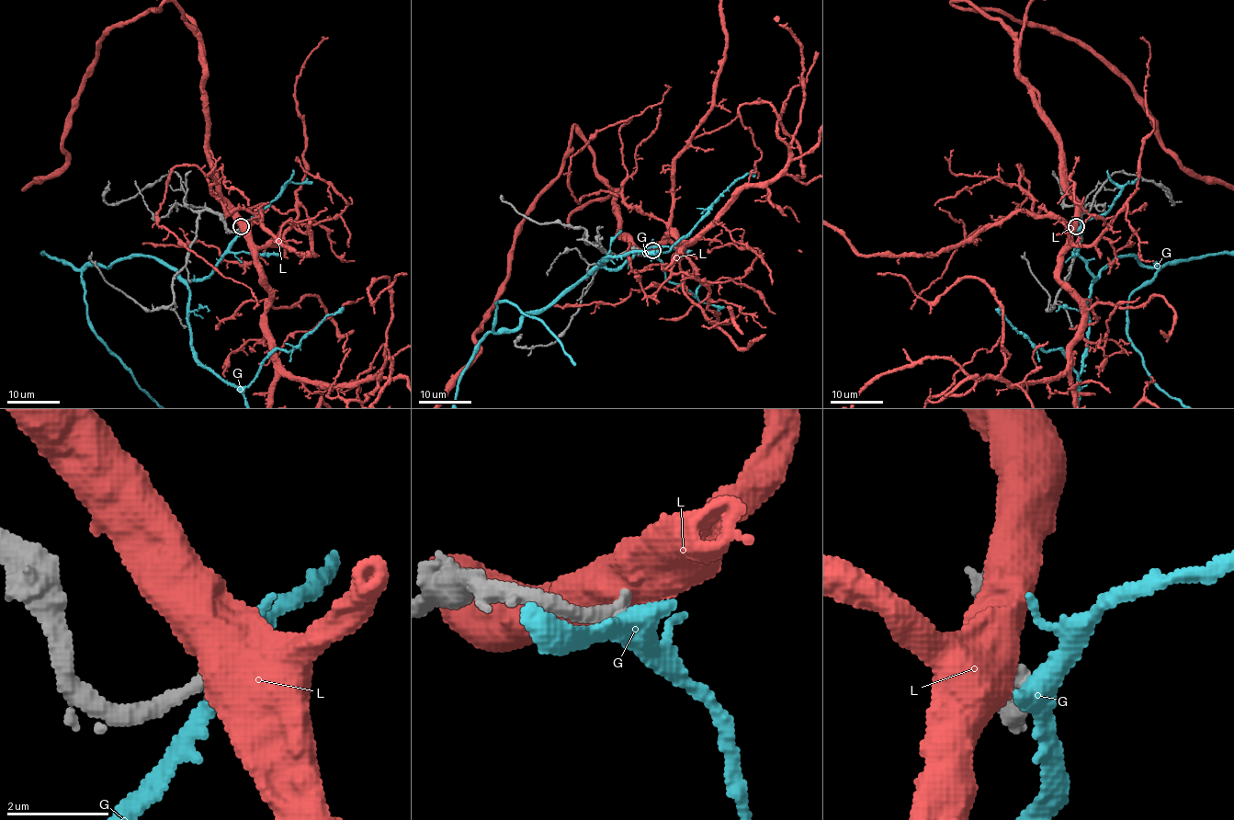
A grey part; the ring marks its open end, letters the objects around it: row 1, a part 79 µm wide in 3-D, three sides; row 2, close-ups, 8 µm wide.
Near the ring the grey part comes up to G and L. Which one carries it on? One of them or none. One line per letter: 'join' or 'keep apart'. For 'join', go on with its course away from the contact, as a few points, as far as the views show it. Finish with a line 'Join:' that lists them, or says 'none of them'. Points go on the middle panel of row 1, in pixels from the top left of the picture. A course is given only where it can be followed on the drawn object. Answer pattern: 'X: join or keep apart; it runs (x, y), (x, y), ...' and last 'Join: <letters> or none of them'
G: keep apart
L: join
Join: L

